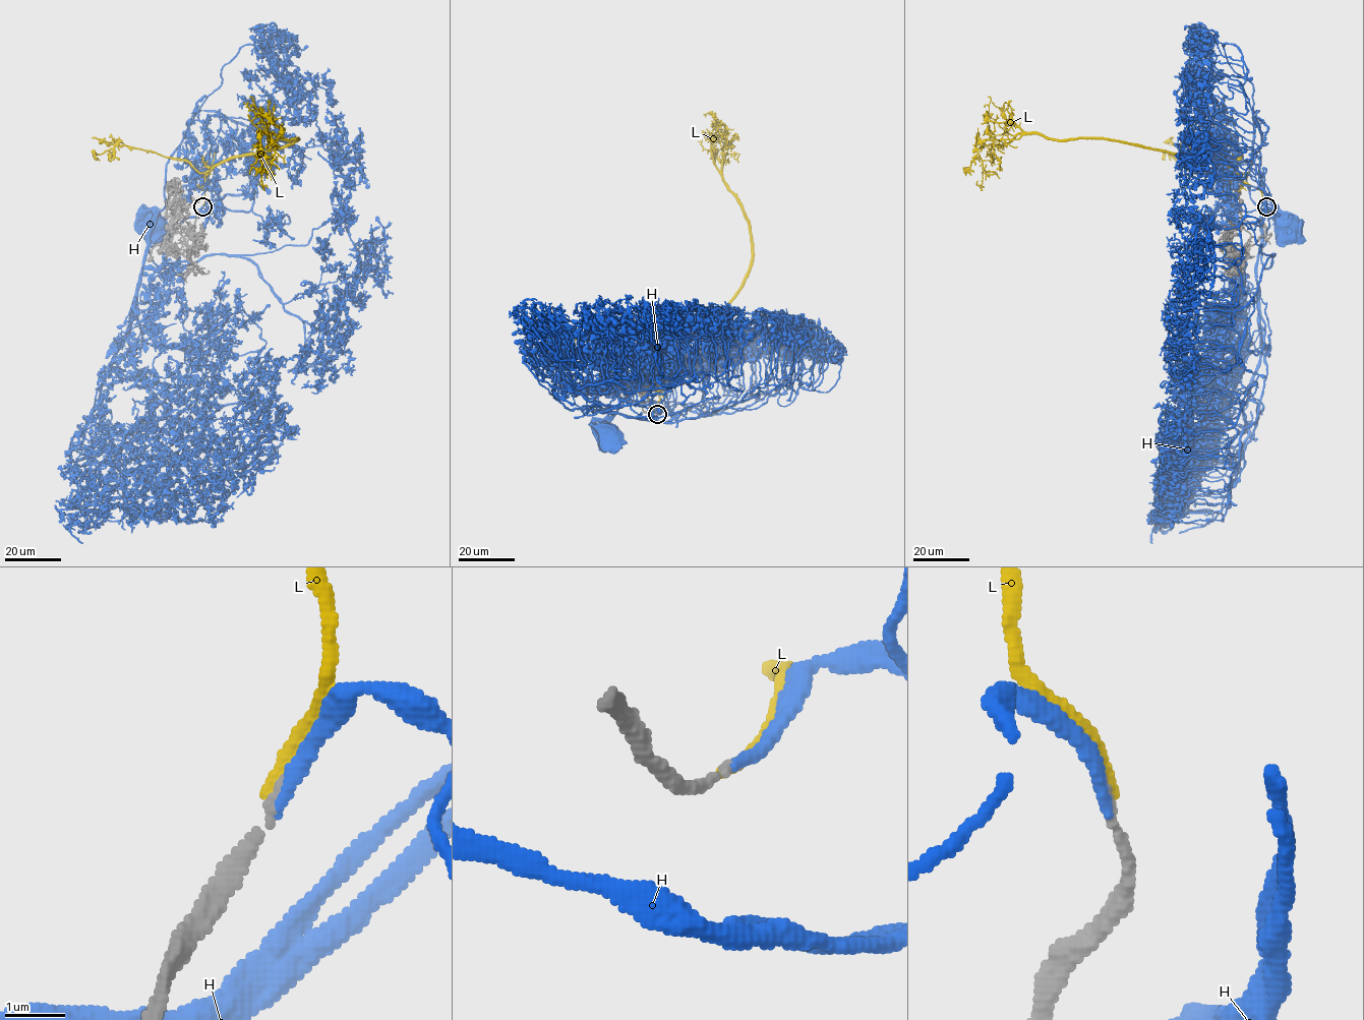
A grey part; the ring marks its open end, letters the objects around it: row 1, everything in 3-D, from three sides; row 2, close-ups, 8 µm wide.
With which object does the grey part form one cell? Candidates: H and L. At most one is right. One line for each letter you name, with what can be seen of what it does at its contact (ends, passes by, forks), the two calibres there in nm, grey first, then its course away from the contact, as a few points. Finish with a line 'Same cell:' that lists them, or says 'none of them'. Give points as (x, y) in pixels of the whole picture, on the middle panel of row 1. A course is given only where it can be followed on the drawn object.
H: It ends there. Thickness 160 nm (grey) against 220 nm. Its course: (656, 414), (666, 410), (674, 417), (656, 423), (603, 410), (609, 410), (606, 432)
Same cell: H

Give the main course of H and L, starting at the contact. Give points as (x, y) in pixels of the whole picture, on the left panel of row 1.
H: (202, 206), (206, 202), (221, 204), (184, 218), (153, 246), (153, 227)
L: (202, 205), (204, 177), (211, 170), (295, 138), (262, 133), (257, 145), (262, 153), (263, 185), (260, 181)

